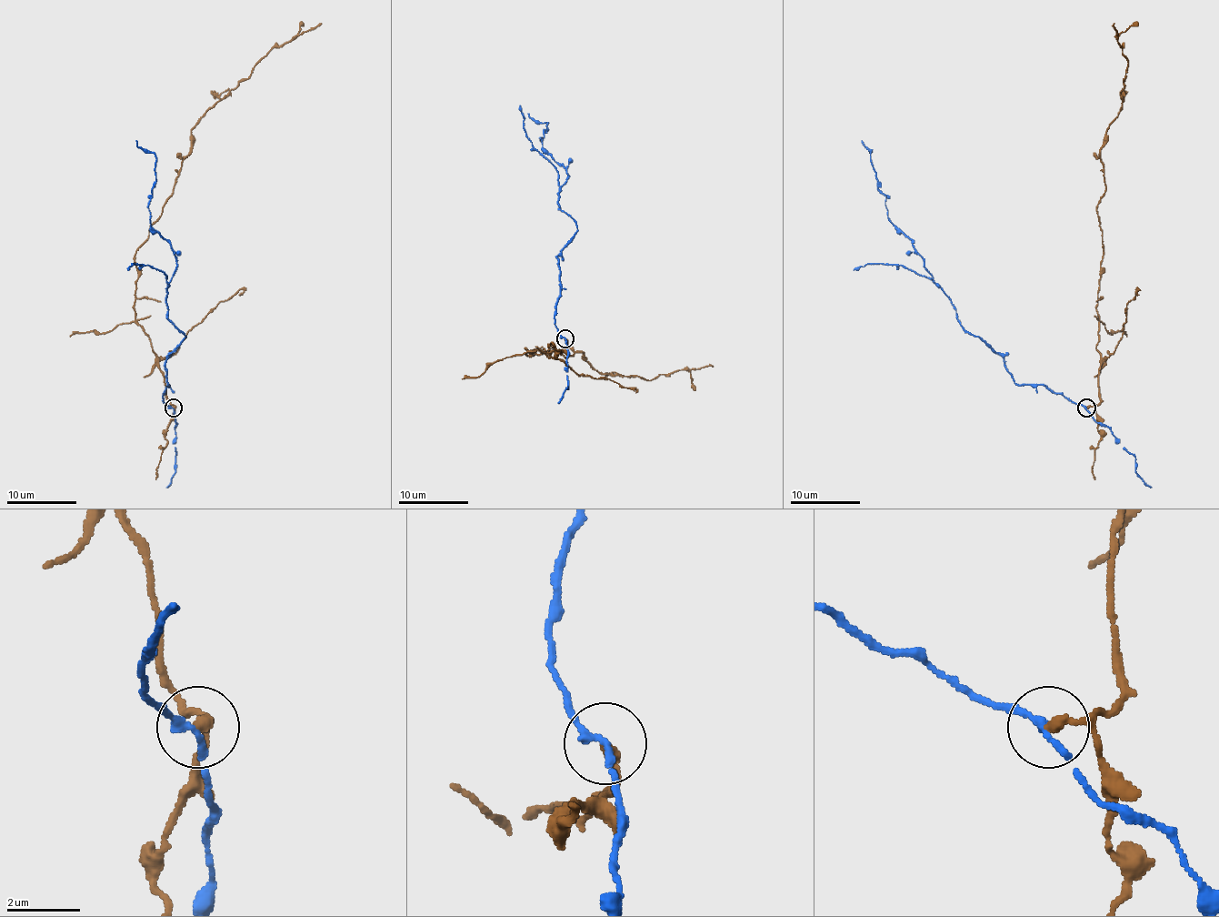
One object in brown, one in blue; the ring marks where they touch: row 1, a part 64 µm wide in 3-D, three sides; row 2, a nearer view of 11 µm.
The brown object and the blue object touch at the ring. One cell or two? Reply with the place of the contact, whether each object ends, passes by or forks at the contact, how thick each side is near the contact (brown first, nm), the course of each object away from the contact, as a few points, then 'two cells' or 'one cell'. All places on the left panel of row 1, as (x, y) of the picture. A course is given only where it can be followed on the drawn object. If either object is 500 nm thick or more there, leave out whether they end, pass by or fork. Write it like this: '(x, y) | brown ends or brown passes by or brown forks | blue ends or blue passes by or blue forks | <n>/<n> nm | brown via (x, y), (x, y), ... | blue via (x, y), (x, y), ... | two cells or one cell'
(173, 408) | brown ends | blue passes by | 280/190 nm | brown via (174, 407), (151, 338), (135, 321), (135, 251), (172, 194), (191, 128), (274, 48), (321, 24) | blue via (174, 408), (163, 393), (166, 358), (185, 337), (166, 304), (177, 258), (151, 225), (156, 156), (135, 141) | two cells

